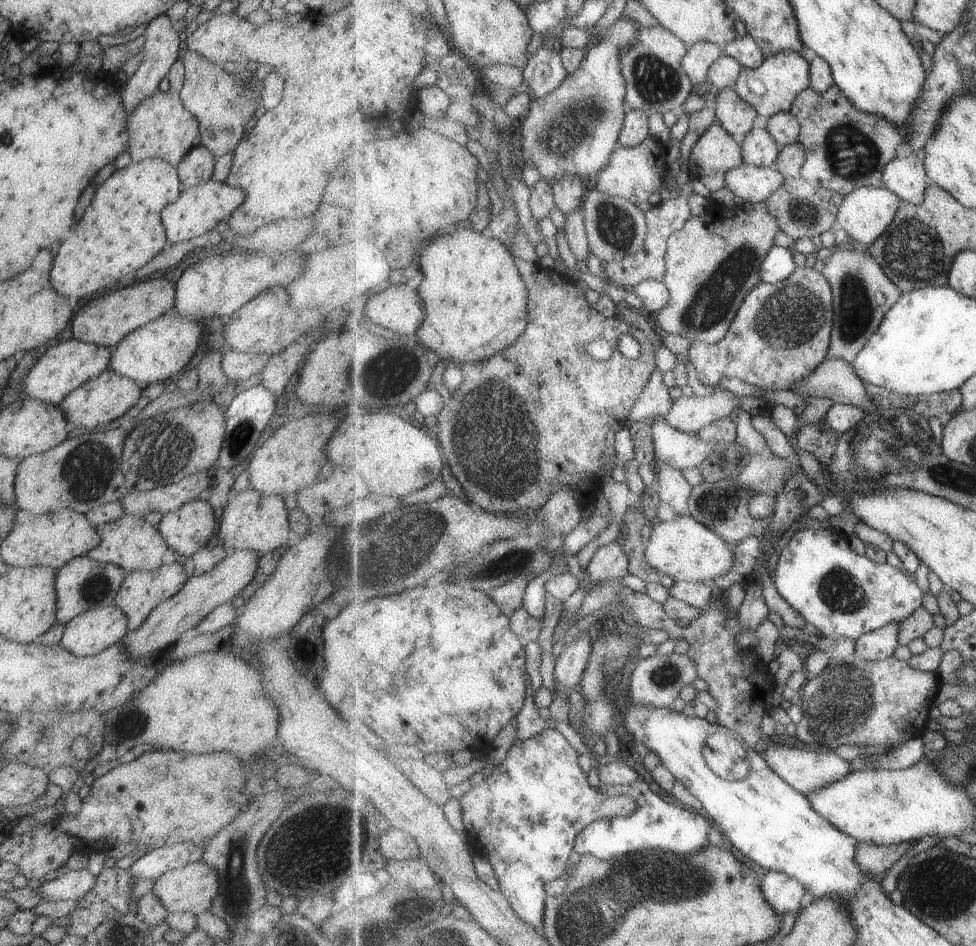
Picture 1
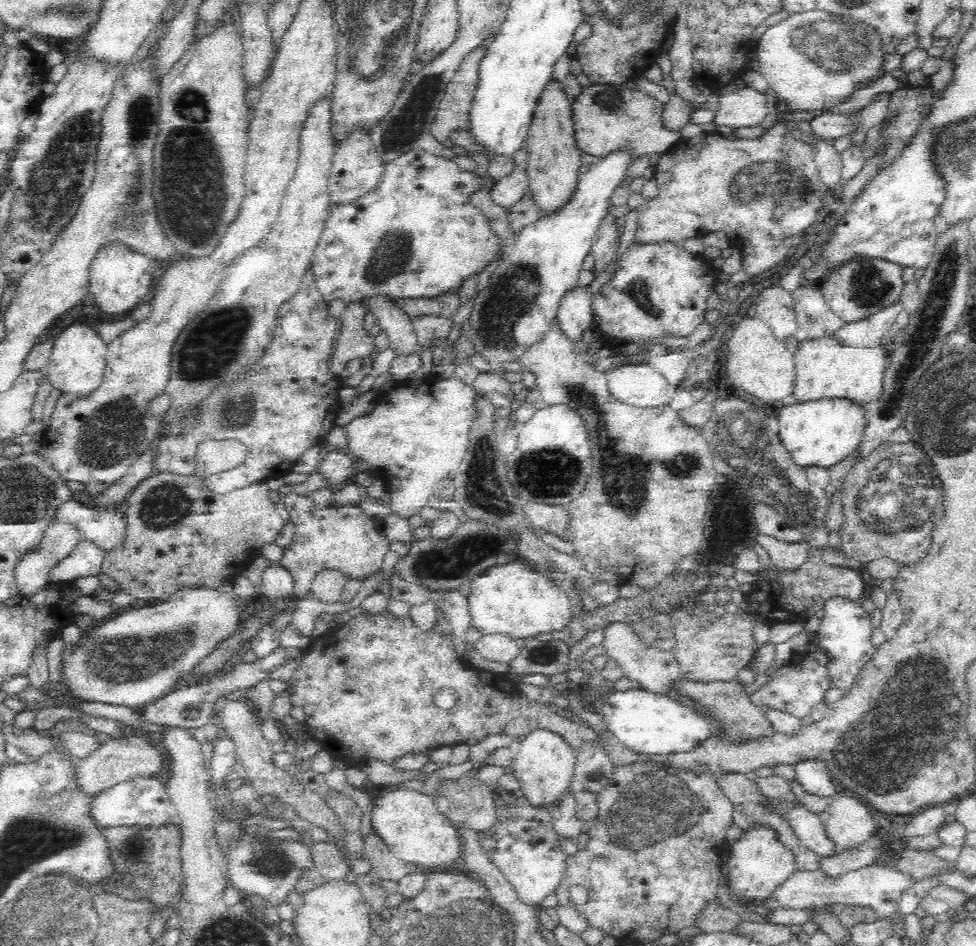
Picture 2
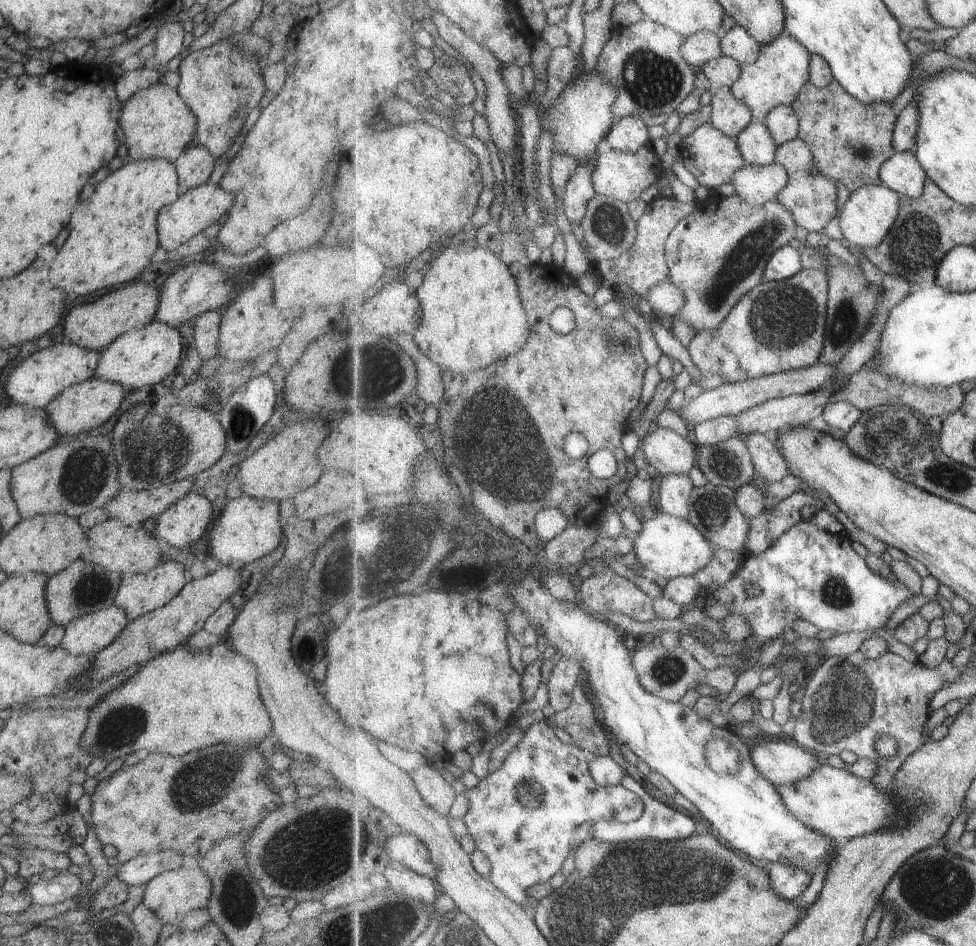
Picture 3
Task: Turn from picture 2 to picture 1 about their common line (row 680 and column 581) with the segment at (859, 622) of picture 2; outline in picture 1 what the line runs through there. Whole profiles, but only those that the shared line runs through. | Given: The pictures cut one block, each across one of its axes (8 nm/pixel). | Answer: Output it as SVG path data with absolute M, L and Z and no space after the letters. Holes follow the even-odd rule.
M638 779L631 785L610 786L602 784L600 788L608 796L632 795L639 802L639 810L629 817L600 819L580 833L575 850L580 855L593 854L602 860L613 859L633 852L648 849L664 849L678 854L692 854L710 845L712 819L698 810L676 806L662 799L646 780Z

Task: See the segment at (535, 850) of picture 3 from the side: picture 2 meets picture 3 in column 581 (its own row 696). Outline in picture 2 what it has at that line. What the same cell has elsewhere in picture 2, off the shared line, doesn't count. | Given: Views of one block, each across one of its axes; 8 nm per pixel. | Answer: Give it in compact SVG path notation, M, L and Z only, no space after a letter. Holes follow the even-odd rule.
M797 650L787 659L780 660L779 663L774 660L772 664L760 664L759 655L756 654L747 667L752 670L756 680L760 676L766 678L756 690L747 695L748 700L756 707L756 710L764 715L766 712L776 711L802 720L802 718L812 714L812 710L817 705L820 705L820 702L826 698L826 692L836 688L828 664L822 664L814 656L804 654L804 652L800 654Z

